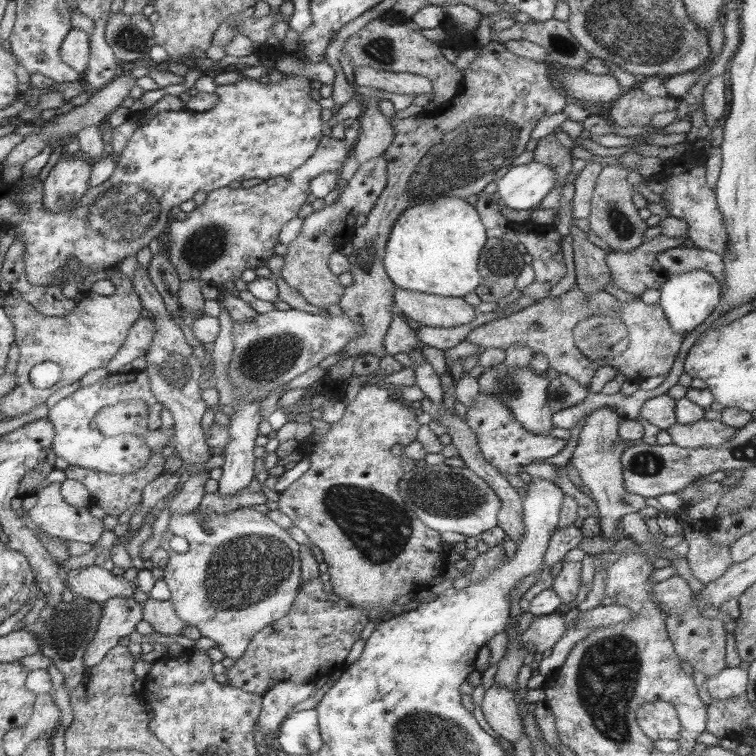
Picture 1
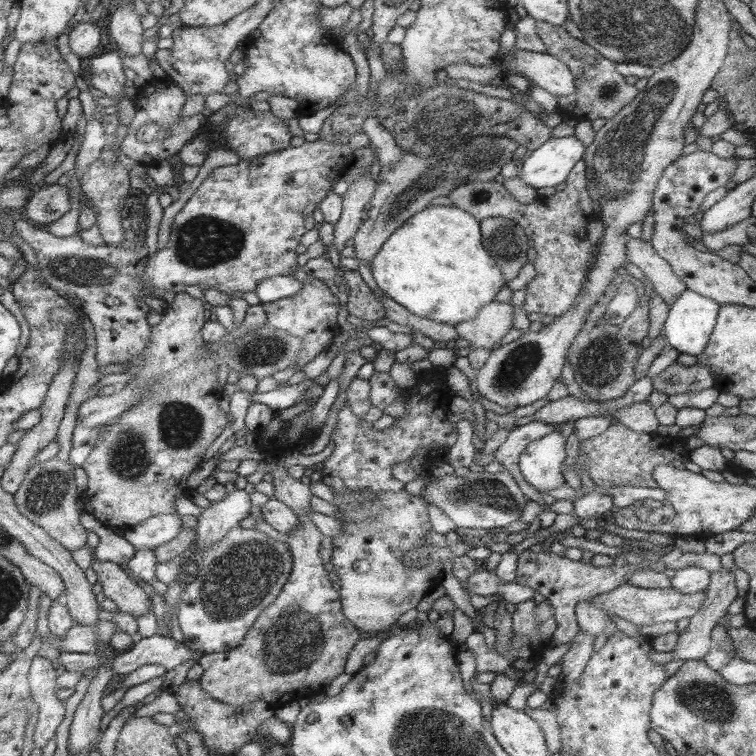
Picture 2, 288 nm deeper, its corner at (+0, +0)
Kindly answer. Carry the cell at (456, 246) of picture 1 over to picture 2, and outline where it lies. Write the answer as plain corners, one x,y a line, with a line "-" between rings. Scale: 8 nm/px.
427,206
411,216
379,248
371,260
371,274
389,300
413,316
449,326
473,320
505,284
493,258
483,250
481,222
453,206

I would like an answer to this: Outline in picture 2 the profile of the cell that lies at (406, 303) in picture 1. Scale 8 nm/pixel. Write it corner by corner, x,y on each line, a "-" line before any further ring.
497,302
479,308
473,320
463,320
455,324
459,338
471,342
473,350
489,348
491,352
511,328
513,328
513,308
509,304
497,304

